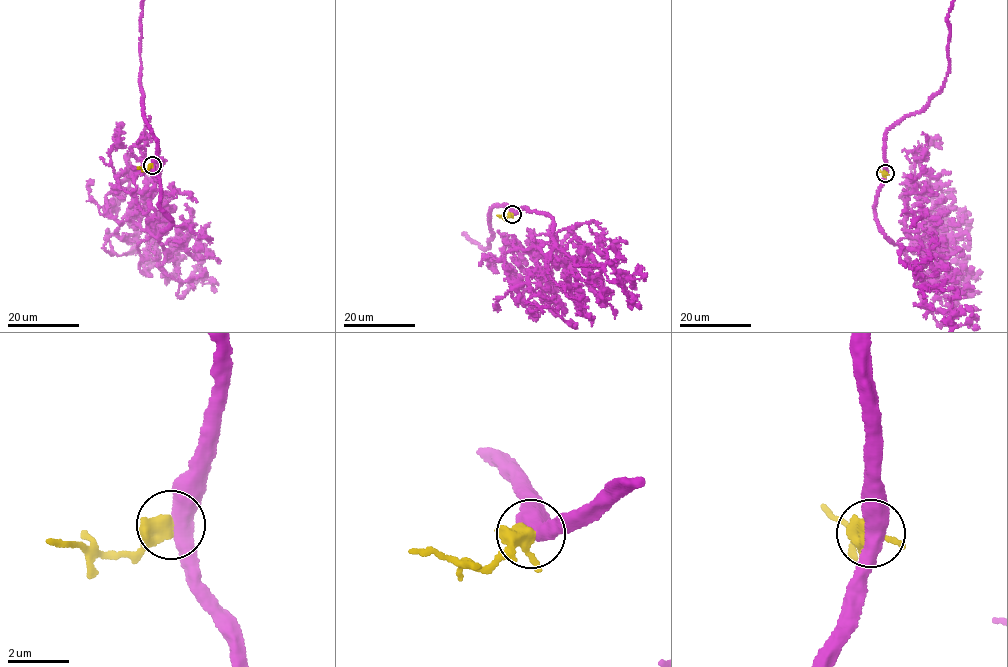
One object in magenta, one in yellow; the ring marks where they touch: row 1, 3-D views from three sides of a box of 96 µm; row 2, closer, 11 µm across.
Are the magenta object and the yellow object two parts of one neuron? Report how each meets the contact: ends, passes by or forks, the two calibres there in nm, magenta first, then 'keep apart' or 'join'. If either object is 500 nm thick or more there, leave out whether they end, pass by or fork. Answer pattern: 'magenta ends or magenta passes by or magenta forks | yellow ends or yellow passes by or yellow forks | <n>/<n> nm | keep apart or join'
500/420 nm | keep apart

